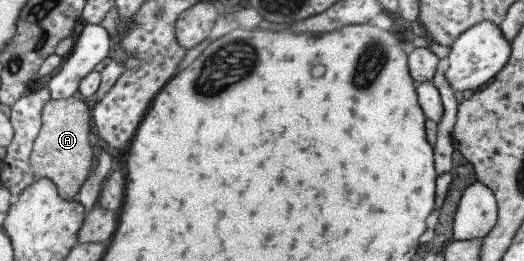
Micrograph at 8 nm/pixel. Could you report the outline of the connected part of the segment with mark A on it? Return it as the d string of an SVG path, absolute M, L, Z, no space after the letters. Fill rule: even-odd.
M78 94L58 100L50 99L42 111L43 125L33 146L31 165L37 179L44 177L53 180L66 200L72 200L81 191L94 168L92 132L92 112L84 98Z

